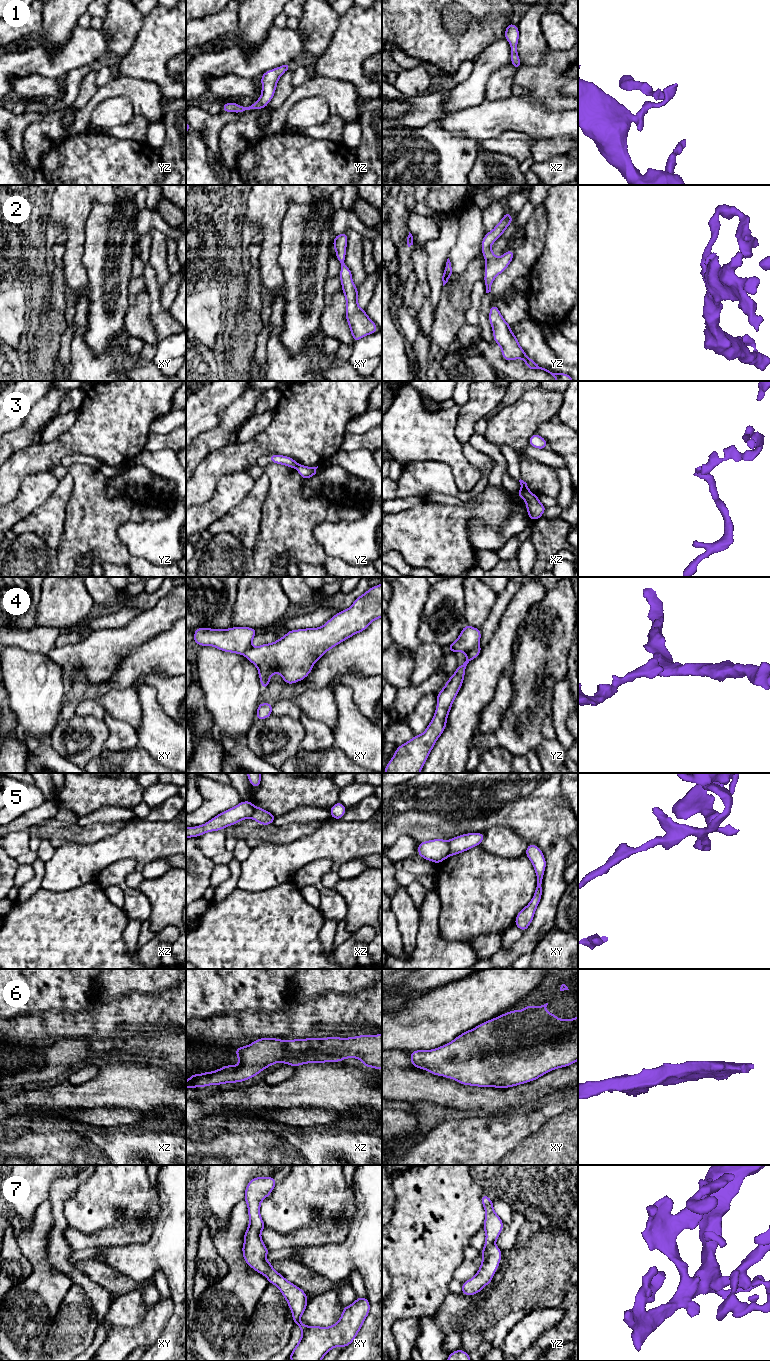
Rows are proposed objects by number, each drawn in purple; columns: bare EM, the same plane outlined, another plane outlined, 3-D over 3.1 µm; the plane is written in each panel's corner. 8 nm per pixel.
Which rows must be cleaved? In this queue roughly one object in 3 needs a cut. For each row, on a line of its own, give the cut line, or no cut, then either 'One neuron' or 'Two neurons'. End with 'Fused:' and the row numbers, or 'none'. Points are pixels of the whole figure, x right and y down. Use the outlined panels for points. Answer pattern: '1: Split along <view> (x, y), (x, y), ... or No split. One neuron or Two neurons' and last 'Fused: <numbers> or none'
1: No split. One neuron
2: No split. One neuron
3: Split along xz (521, 488), (528, 491). Two neurons
4: Split along yz (479, 646), (471, 649), (466, 654). Two neurons
5: Split along xy (447, 841), (449, 855). Two neurons
6: No split. One neuron
7: No split. One neuron
Fused: 3, 4, 5

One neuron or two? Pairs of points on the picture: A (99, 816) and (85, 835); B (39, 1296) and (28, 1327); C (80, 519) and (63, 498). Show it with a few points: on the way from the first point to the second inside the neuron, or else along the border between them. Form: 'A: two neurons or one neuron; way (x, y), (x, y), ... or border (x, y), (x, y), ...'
A: two neurons; border (117, 822), (75, 824)
B: one neuron; way (33, 1304), (28, 1310), (28, 1319)
C: two neurons; border (73, 480), (72, 494), (67, 504), (63, 526)

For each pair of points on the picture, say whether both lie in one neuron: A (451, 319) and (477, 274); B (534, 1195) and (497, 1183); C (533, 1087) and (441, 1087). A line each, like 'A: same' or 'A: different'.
A: same
B: same
C: same

